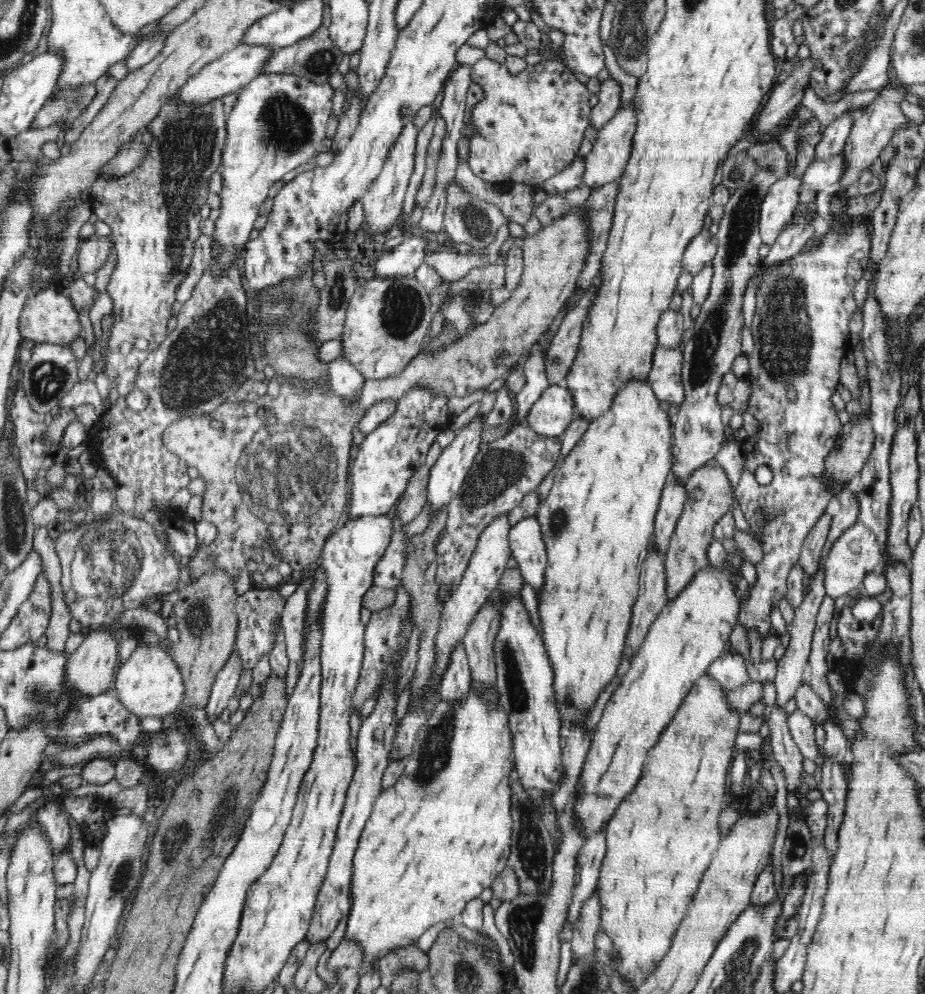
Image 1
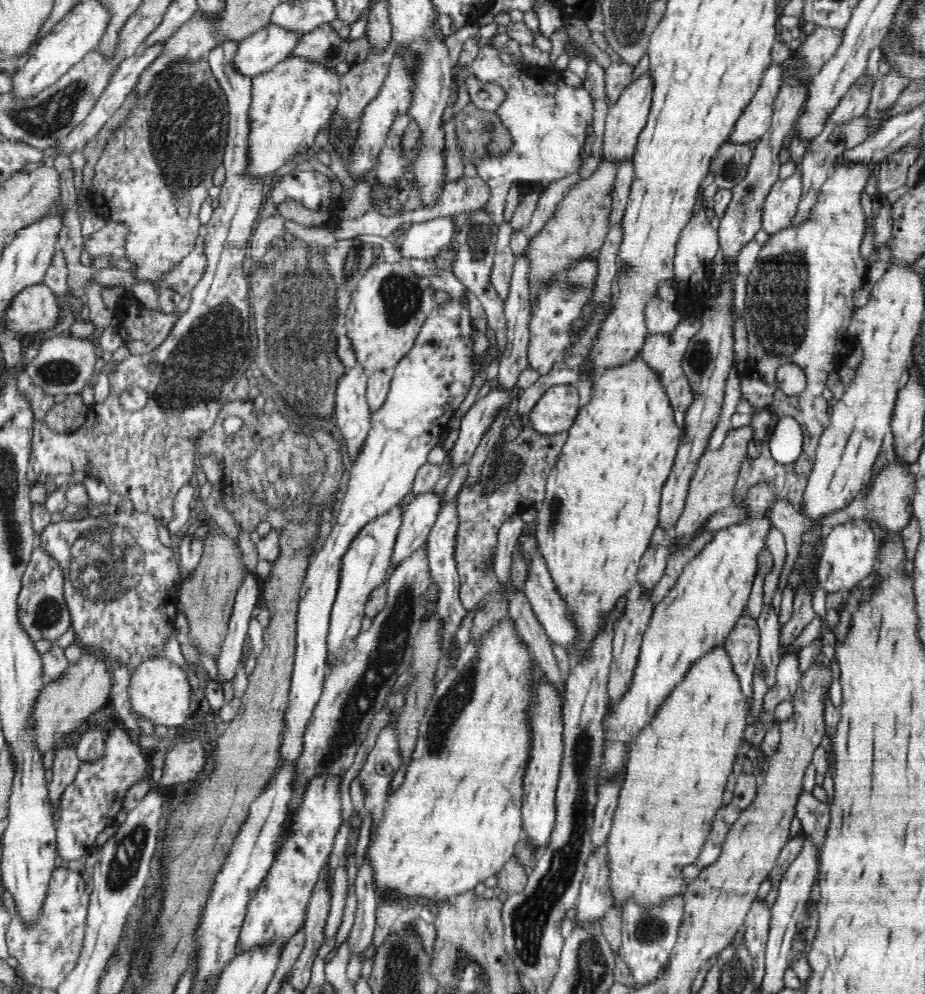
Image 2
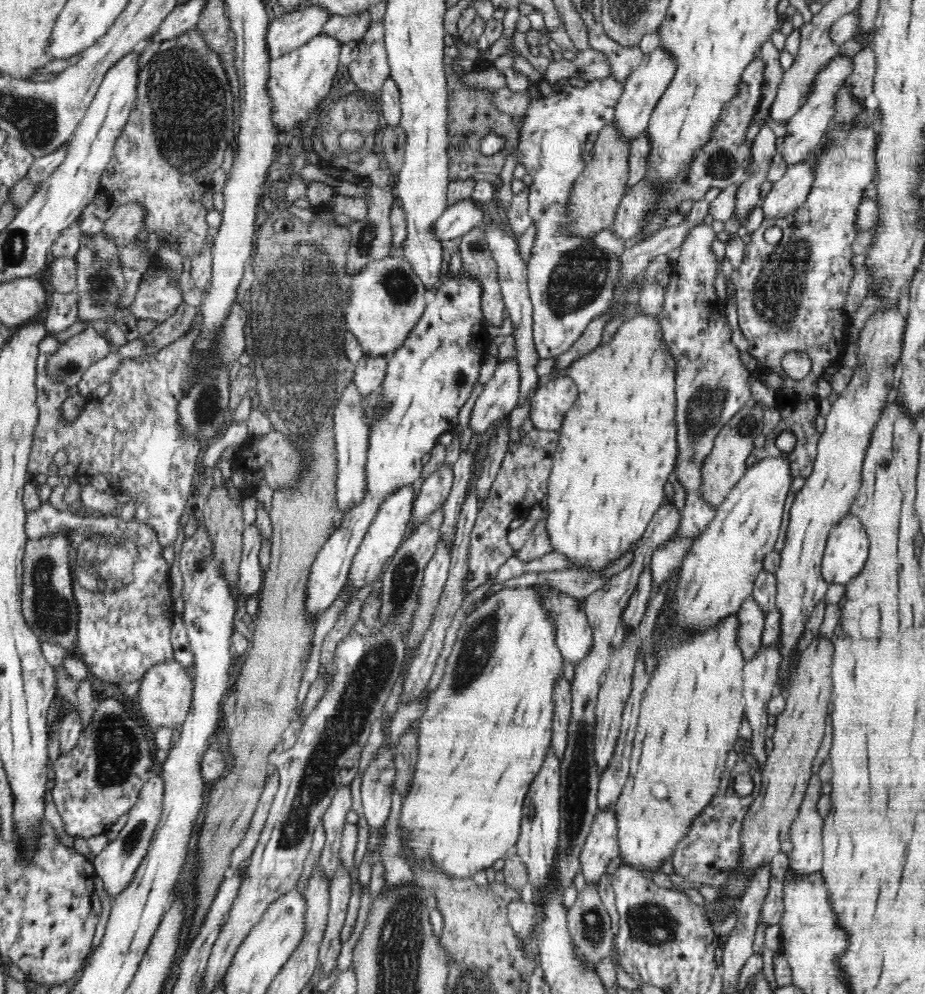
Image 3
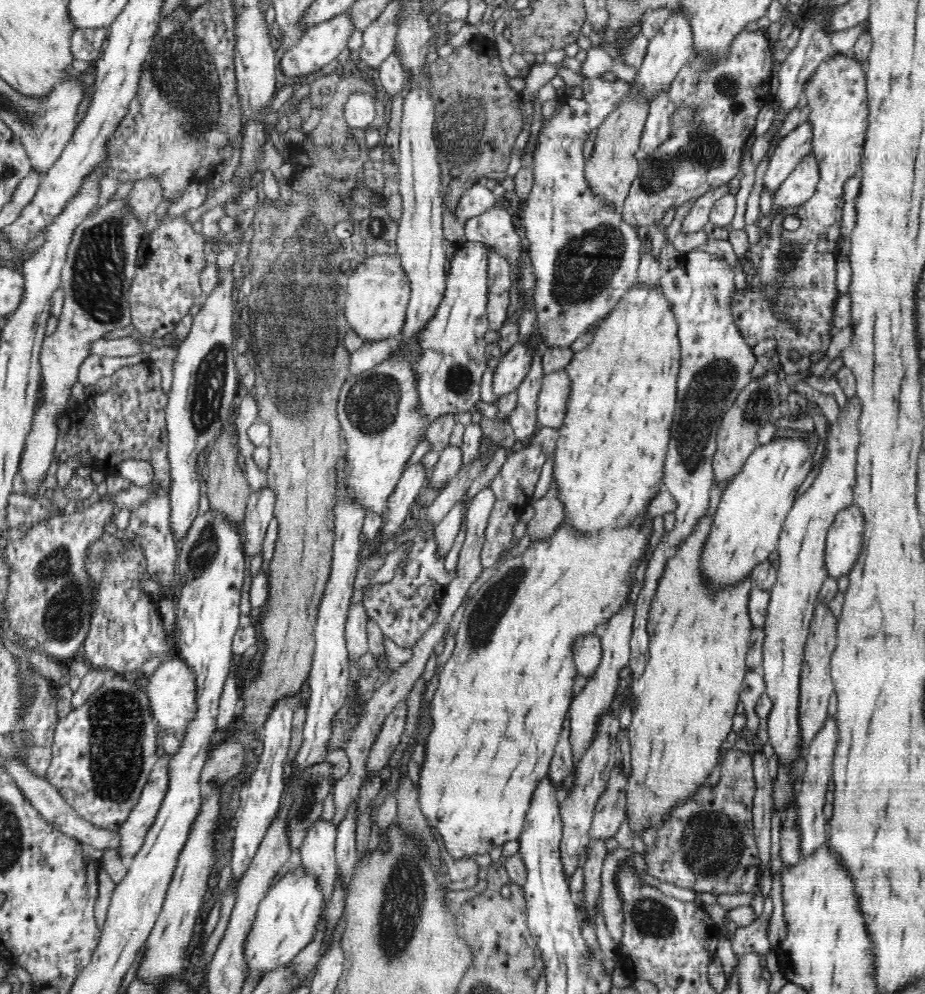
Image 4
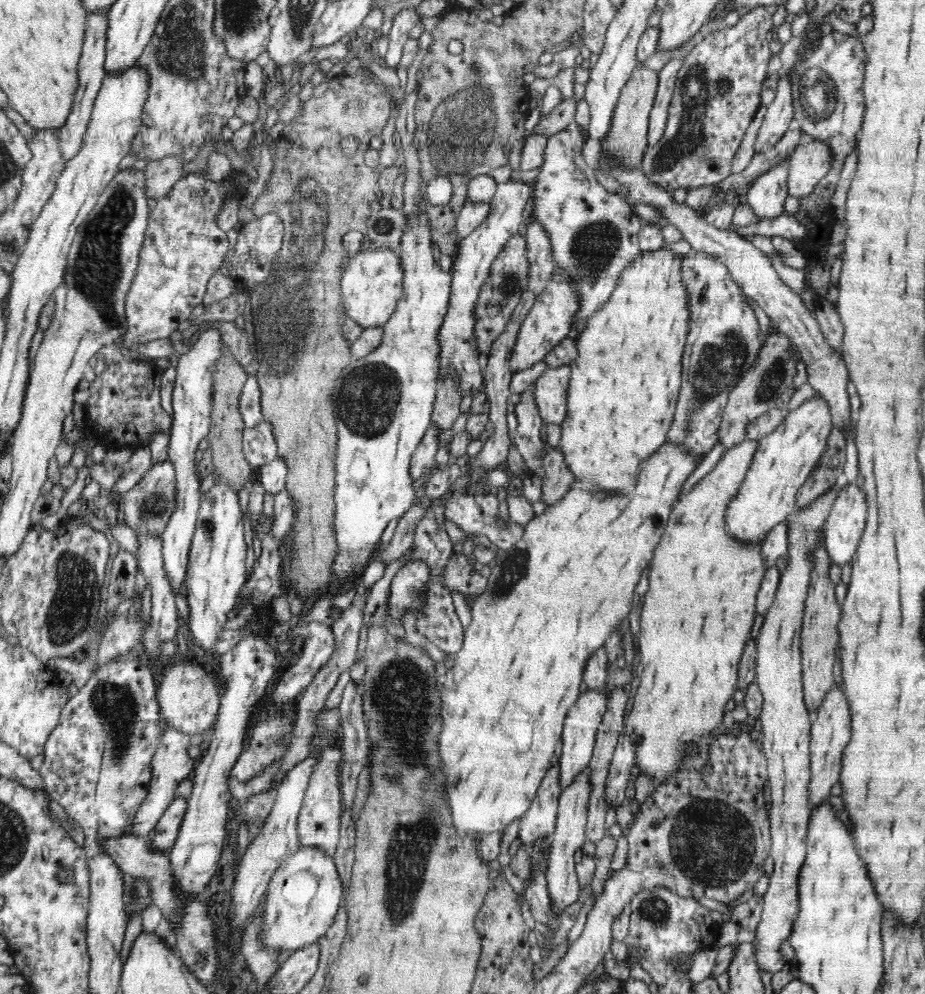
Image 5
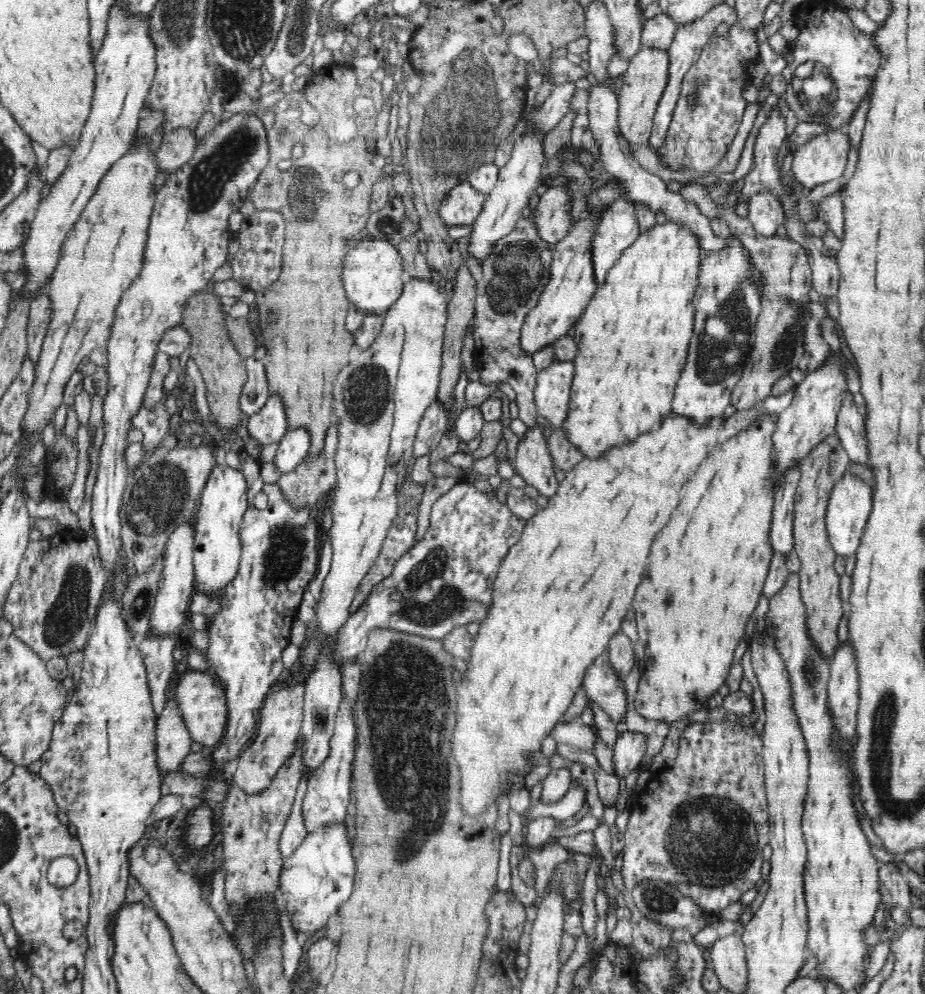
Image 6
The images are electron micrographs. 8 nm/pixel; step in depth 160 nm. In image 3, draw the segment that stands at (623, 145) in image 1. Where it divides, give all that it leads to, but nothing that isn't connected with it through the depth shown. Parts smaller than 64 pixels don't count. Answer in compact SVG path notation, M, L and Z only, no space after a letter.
M659 45L653 52L646 54L636 70L626 79L622 96L618 100L615 108L615 128L619 131L619 136L630 139L630 142L647 130L654 107L662 94L664 94L668 84L674 78L677 63L675 57L668 52L664 52Z

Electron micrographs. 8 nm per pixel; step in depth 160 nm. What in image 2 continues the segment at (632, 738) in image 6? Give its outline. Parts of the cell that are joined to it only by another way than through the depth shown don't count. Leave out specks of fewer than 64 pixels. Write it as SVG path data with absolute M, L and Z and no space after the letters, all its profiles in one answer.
M602 843L585 860L585 873L577 898L574 925L591 923L596 919L602 920L604 913L613 904L612 891L610 891L608 847L606 846L607 843Z

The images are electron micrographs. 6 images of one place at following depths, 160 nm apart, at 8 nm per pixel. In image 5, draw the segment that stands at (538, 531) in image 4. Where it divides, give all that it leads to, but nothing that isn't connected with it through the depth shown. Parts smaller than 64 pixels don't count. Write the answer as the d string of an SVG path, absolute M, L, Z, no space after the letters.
M550 448L547 452L544 459L542 459L545 476L542 478L541 502L544 508L558 504L558 500L564 498L566 492L577 480L565 464L565 457L559 448Z

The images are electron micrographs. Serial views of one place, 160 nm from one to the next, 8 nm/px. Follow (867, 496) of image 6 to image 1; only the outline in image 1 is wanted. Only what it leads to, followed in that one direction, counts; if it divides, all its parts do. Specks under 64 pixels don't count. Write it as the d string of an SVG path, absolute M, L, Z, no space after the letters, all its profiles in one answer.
M861 521L846 530L841 538L836 540L830 554L825 558L823 564L823 577L826 596L830 599L837 599L848 595L851 590L861 589L862 580L866 574L872 572L881 562L881 548L878 545L878 538L872 530L868 529Z

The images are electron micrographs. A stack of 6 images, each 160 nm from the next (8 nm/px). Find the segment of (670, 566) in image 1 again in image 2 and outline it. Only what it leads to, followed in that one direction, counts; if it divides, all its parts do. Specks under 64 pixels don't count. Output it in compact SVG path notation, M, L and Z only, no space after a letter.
M752 425L733 428L726 432L720 448L704 451L690 482L685 508L682 510L681 518L673 531L675 537L679 540L676 551L694 542L704 530L704 522L708 518L712 518L715 512L734 505L735 485L739 477L739 471L746 466L748 459L747 446L752 439Z

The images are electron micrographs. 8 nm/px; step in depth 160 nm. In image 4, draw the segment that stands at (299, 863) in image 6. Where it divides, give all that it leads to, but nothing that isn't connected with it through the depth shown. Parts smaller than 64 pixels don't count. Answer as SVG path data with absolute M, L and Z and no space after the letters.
M302 864L298 865L295 869L286 871L277 881L268 889L266 896L259 902L256 918L252 924L248 940L245 945L245 960L248 966L247 978L256 971L260 974L261 978L266 976L268 972L286 966L292 962L317 934L316 926L318 926L318 918L322 914L324 908L324 893L318 885L318 879L312 873L308 873Z

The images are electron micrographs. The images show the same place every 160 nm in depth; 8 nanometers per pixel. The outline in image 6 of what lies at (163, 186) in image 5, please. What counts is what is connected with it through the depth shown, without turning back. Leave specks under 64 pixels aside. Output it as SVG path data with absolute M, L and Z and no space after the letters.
M181 127L170 133L166 132L160 148L155 152L158 171L165 170L168 174L186 164L192 158L197 143L194 132L189 129Z

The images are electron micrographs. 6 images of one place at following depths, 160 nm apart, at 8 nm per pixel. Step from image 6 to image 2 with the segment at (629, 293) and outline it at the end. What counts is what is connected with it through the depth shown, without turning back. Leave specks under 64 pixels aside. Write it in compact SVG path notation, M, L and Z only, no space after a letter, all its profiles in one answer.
M641 352L639 355L634 355L634 358L630 360L630 362L604 369L601 374L596 375L591 390L590 402L582 406L572 426L567 430L566 442L560 451L556 466L554 466L554 469L547 478L544 501L536 507L538 510L538 523L535 535L539 544L539 550L547 562L548 570L552 575L552 580L556 585L558 593L566 602L566 613L570 615L572 623L574 623L576 629L578 629L578 640L576 640L572 646L566 646L564 649L566 649L567 653L567 649L574 648L578 660L585 657L587 652L591 649L593 638L598 633L601 633L605 625L603 624L603 618L607 617L607 614L616 608L618 598L627 596L630 590L637 585L635 578L639 569L641 556L646 552L654 530L657 528L658 518L660 516L662 488L672 473L681 436L681 430L676 425L676 420L674 420L674 409L670 404L670 397L668 397L668 393L666 393L666 387L664 387L664 384L660 381L658 373L654 373L654 369L648 366L648 363L642 359Z

